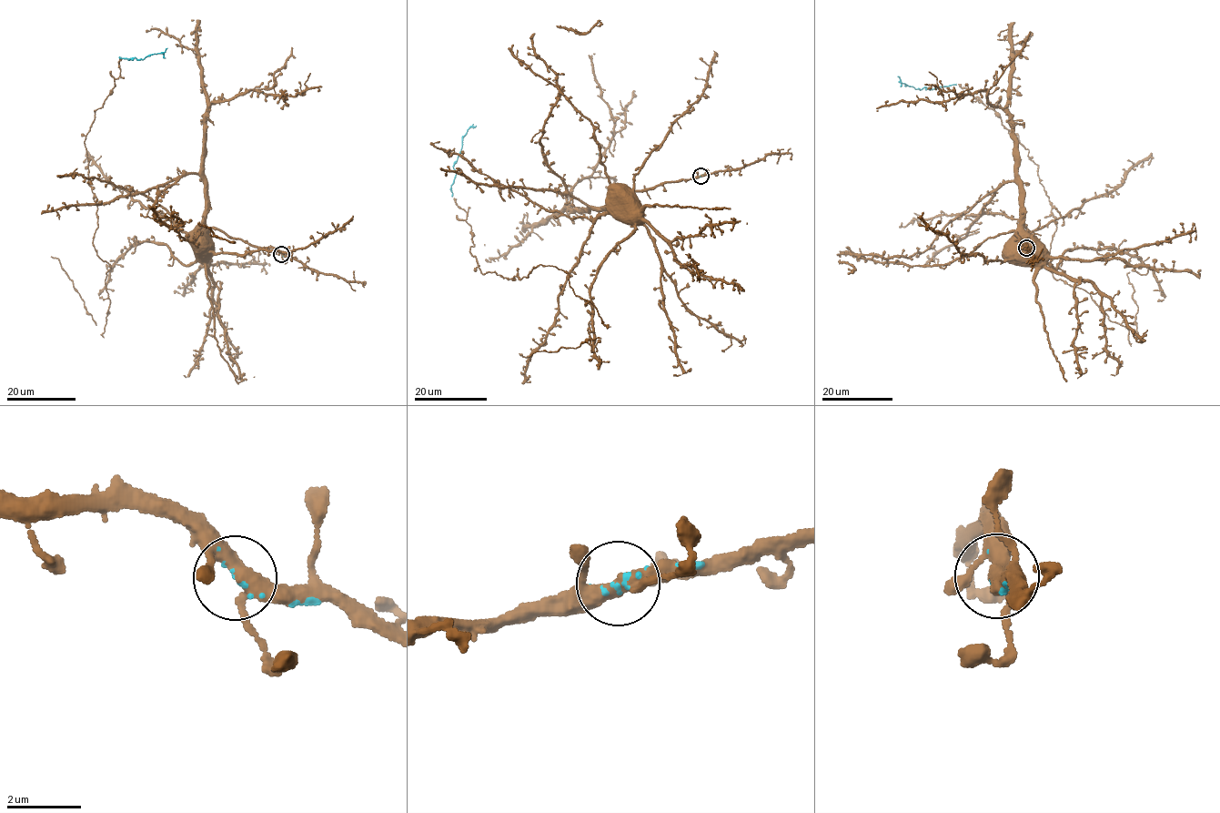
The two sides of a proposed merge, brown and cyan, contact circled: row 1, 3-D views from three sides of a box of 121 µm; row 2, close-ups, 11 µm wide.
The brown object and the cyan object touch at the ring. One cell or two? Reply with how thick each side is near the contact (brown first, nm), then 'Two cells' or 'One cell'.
Thickness 340 nm (brown) against 90 nm. One cell

